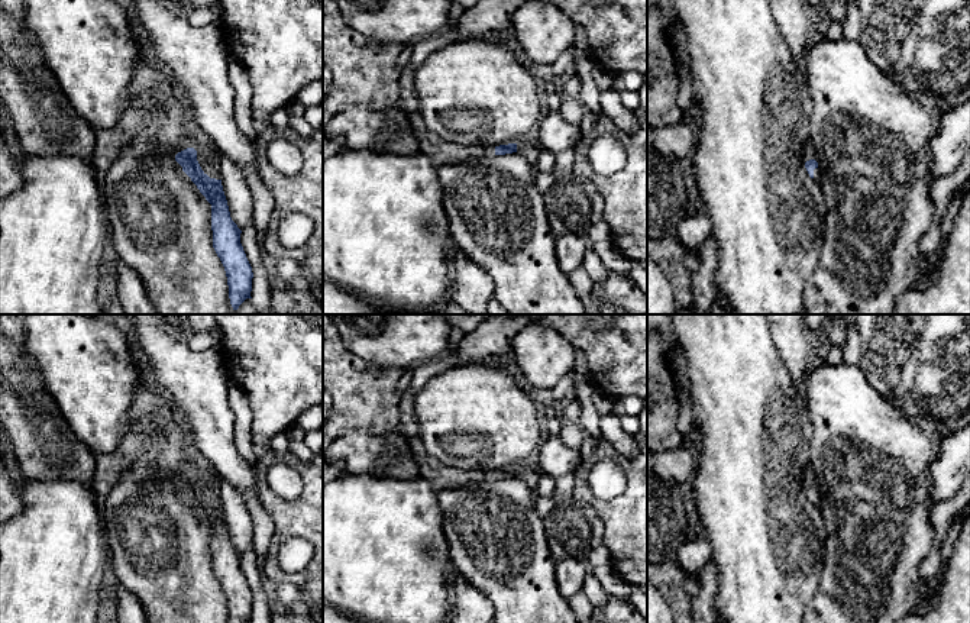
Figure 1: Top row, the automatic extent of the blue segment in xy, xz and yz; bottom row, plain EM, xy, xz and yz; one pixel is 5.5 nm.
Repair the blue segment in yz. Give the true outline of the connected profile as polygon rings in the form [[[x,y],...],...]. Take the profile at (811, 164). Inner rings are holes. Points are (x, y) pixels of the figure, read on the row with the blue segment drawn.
[[[806,141],[804,145],[804,161],[805,161],[805,168],[809,174],[809,177],[819,183],[821,180],[821,170],[818,168],[818,159],[815,155],[815,146],[812,143],[812,141]]]

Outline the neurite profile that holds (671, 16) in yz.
[[[647,0],[647,14],[653,7],[657,7],[662,12],[665,28],[667,33],[670,33],[675,25],[679,22],[679,14],[675,9],[673,0]]]

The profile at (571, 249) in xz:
[[[569,233],[563,236],[554,236],[559,268],[566,275],[569,275],[570,272],[582,267],[585,252],[589,249],[589,246],[591,243],[586,238]]]

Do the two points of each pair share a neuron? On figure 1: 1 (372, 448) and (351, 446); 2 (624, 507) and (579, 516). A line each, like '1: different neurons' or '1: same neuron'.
1: same neuron
2: different neurons

